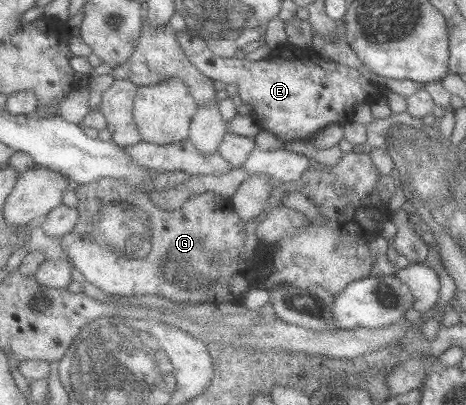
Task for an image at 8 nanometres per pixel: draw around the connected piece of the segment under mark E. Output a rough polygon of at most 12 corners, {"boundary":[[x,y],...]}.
{"boundary":[[177,33],[282,143],[345,124],[386,83],[290,49],[257,61]]}

